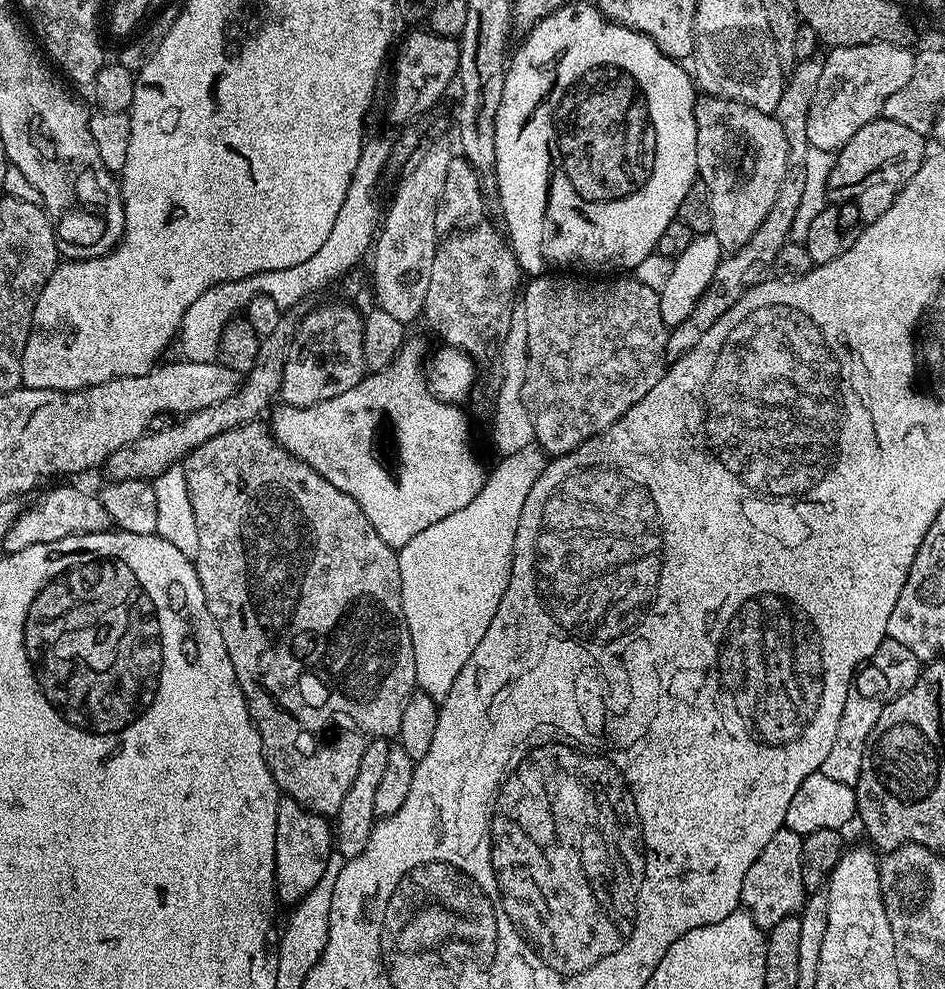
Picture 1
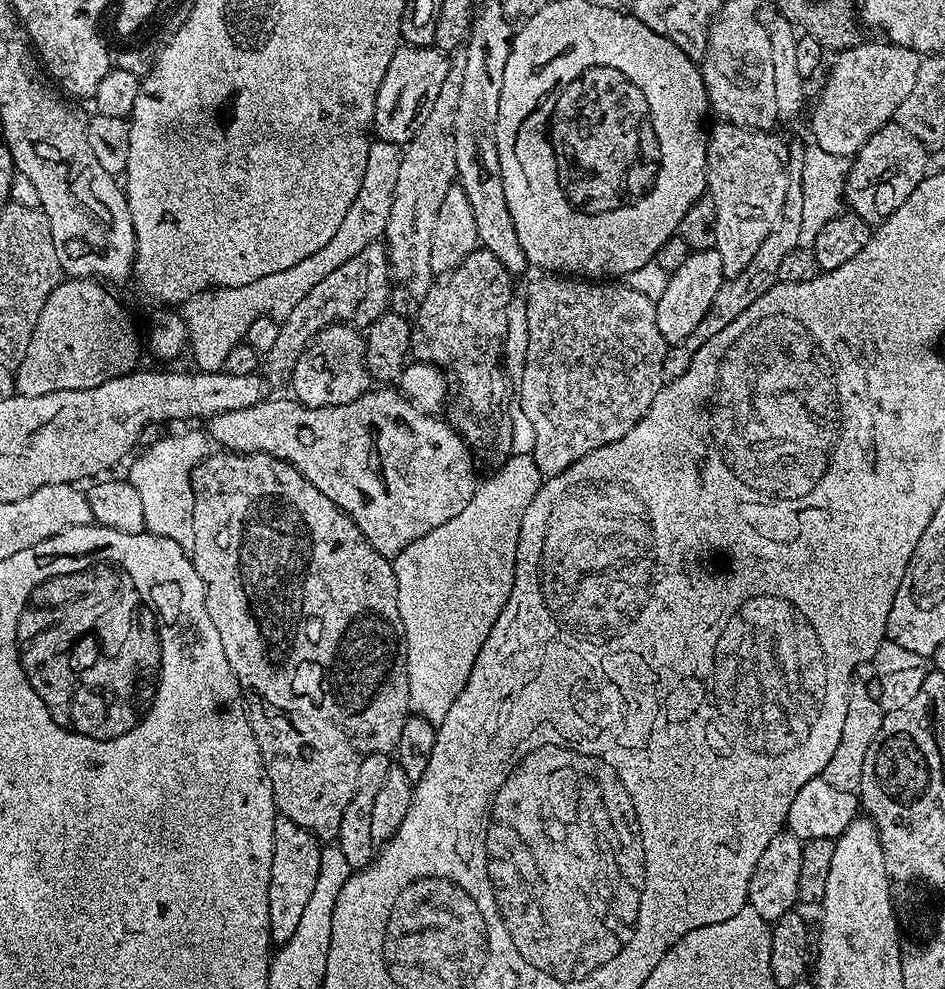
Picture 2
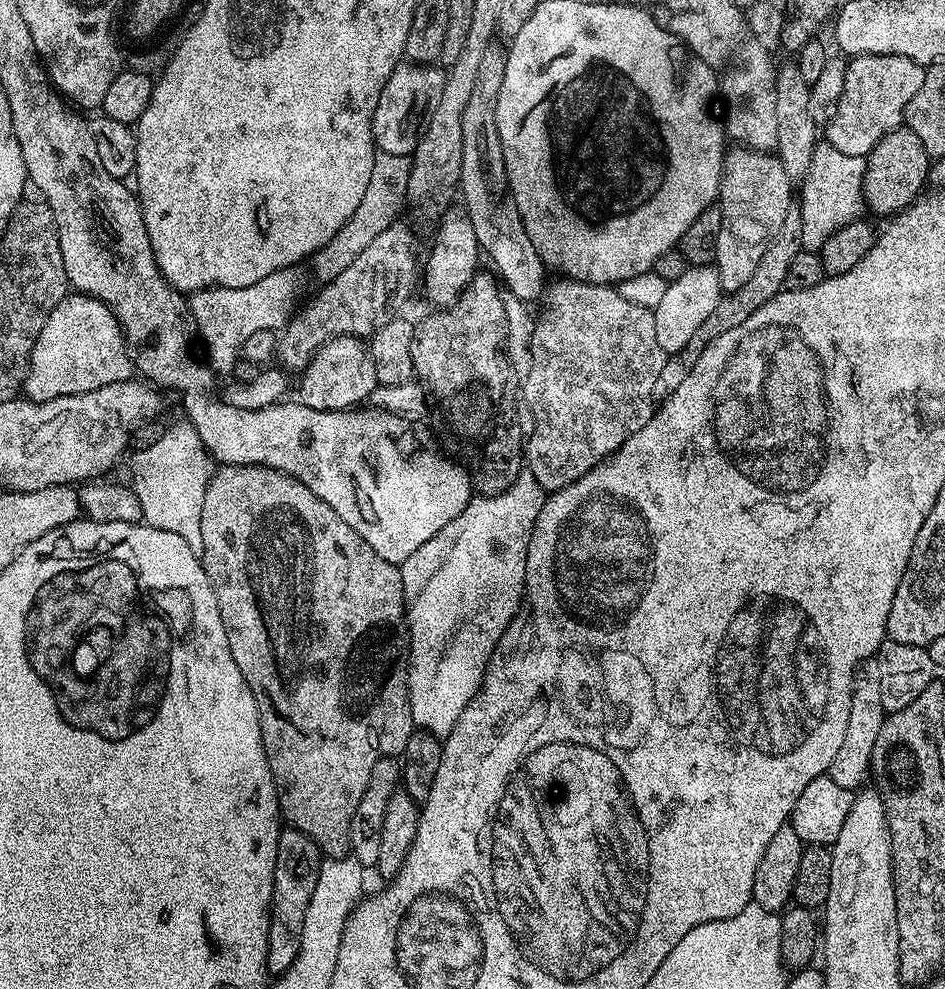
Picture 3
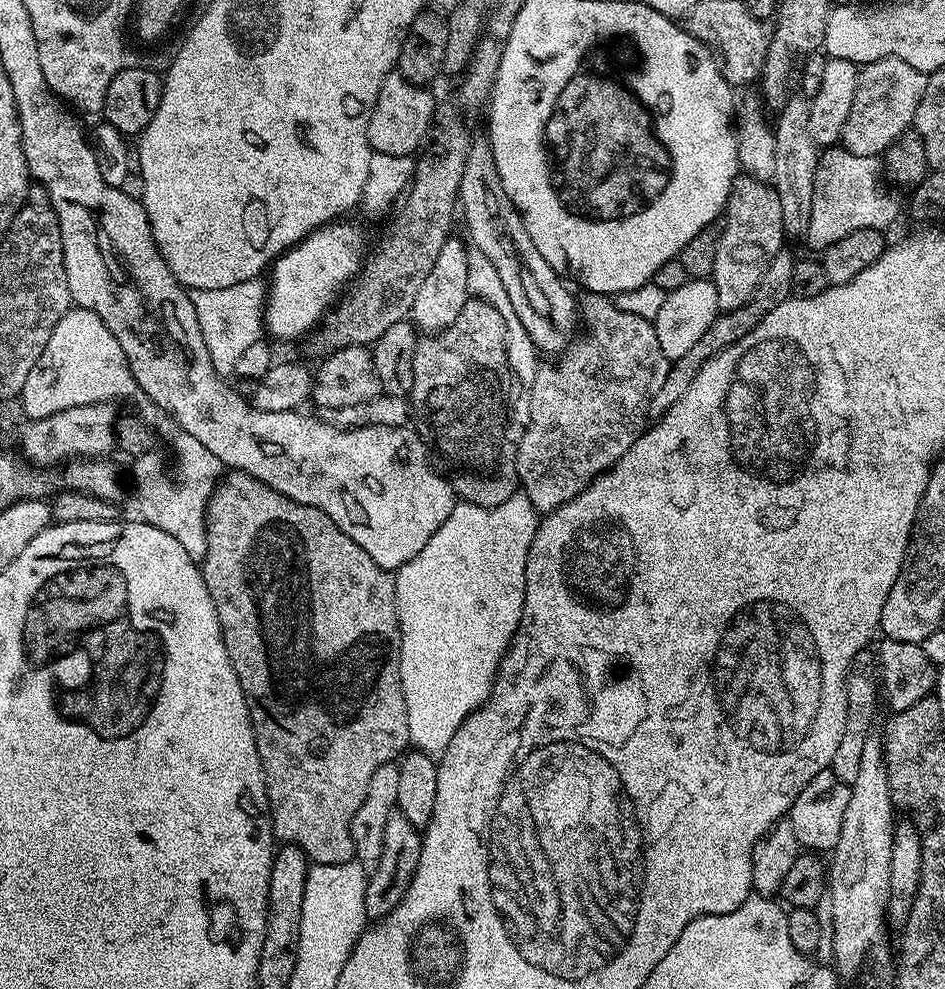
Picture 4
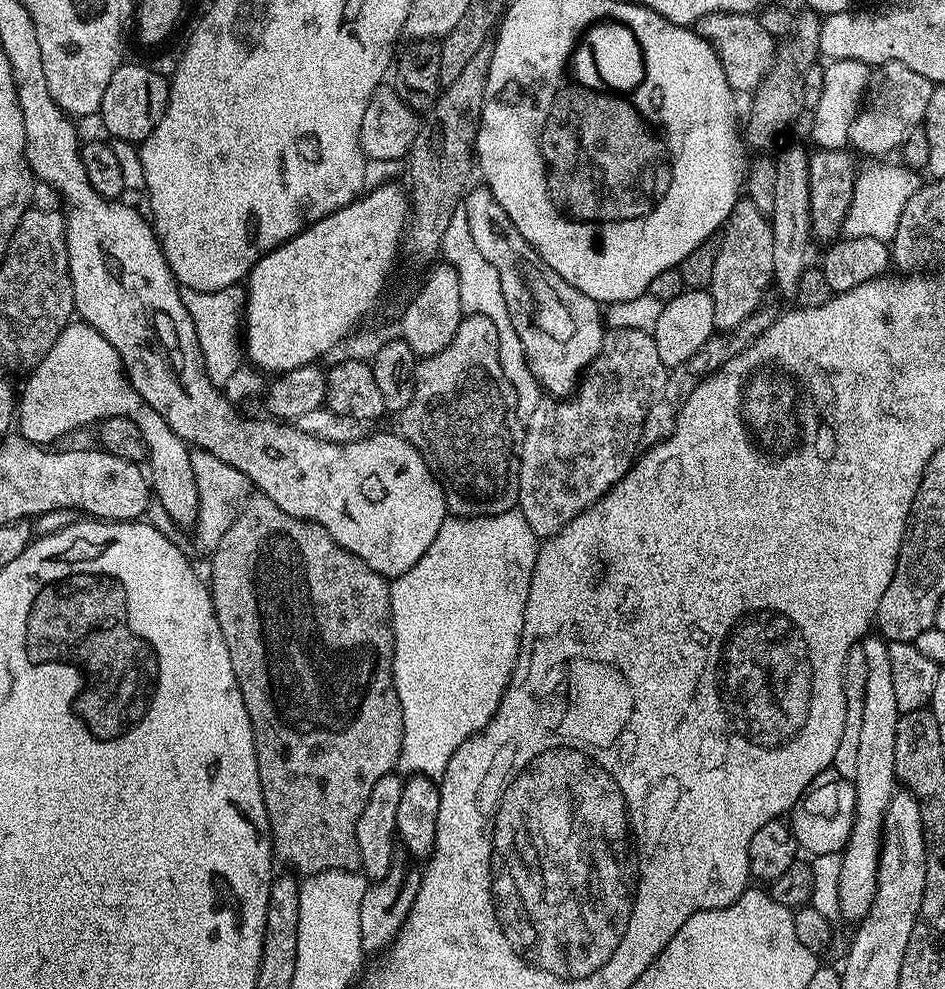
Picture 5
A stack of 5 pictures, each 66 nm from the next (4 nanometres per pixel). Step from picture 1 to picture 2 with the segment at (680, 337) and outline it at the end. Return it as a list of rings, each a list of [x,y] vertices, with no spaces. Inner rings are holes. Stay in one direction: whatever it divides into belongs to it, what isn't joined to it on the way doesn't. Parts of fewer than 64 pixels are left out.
[[[791,141],[788,150],[786,202],[782,206],[782,214],[778,218],[774,230],[766,238],[766,242],[762,242],[762,246],[758,246],[758,254],[754,254],[750,266],[746,266],[746,270],[742,270],[742,274],[725,279],[718,294],[714,294],[714,302],[710,302],[710,310],[706,310],[706,318],[702,318],[702,322],[698,322],[698,326],[694,326],[694,330],[688,338],[671,345],[664,360],[676,360],[676,356],[680,356],[680,352],[684,352],[684,348],[688,348],[688,344],[692,344],[692,340],[696,340],[696,344],[706,346],[706,342],[710,342],[710,338],[714,338],[714,334],[718,334],[718,330],[724,330],[730,322],[734,322],[734,318],[738,318],[738,314],[742,314],[742,310],[746,310],[746,306],[750,306],[758,298],[762,298],[762,294],[766,294],[766,290],[770,290],[773,284],[777,283],[778,266],[782,266],[782,262],[786,259],[786,254],[790,254],[790,250],[800,247],[798,234],[802,230],[802,162],[805,147],[805,141]]]

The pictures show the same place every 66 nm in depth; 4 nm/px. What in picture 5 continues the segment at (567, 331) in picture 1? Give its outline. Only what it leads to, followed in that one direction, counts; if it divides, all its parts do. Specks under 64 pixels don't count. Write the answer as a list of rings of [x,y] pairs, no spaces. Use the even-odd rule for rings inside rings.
[[[629,328],[616,330],[605,335],[602,350],[597,354],[594,363],[588,367],[586,375],[581,379],[576,391],[571,396],[561,400],[556,398],[545,399],[534,410],[534,414],[527,417],[524,429],[524,445],[520,448],[520,499],[518,501],[518,511],[524,515],[530,530],[534,532],[536,537],[547,538],[558,535],[571,520],[578,518],[578,514],[582,514],[590,506],[594,506],[631,470],[638,456],[636,447],[641,447],[642,444],[646,414],[652,403],[664,393],[664,388],[668,385],[669,379],[670,369],[662,362],[662,358],[658,358],[658,346],[649,333],[630,330]]]

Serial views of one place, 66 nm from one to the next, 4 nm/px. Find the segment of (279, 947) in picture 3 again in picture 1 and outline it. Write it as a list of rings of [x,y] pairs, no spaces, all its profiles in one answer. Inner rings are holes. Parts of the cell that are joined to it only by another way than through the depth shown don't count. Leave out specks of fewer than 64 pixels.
[[[281,799],[276,815],[276,833],[274,834],[274,850],[276,851],[276,899],[281,905],[295,906],[300,899],[326,874],[326,866],[334,856],[334,828],[325,817],[317,812],[306,810],[297,800]]]

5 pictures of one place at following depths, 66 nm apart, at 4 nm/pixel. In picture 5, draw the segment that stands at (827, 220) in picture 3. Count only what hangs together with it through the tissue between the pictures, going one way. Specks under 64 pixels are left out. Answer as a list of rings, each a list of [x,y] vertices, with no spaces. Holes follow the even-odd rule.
[[[872,162],[869,168],[859,169],[852,201],[844,219],[844,236],[892,241],[894,230],[898,230],[898,218],[902,218],[902,210],[906,210],[906,202],[910,202],[910,198],[914,198],[914,194],[922,187],[922,180],[916,177],[919,175],[913,169],[900,162],[884,163],[888,162]]]

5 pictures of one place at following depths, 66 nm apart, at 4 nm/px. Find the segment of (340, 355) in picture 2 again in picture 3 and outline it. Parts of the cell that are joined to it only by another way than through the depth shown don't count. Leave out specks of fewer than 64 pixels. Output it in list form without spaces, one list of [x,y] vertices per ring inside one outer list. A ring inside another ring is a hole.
[[[339,336],[323,344],[304,371],[299,373],[298,380],[299,403],[319,412],[342,412],[363,405],[378,386],[372,353],[363,339],[354,336]]]

